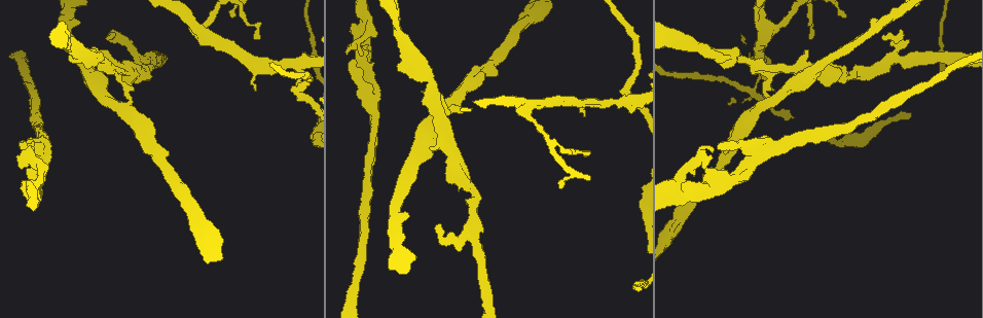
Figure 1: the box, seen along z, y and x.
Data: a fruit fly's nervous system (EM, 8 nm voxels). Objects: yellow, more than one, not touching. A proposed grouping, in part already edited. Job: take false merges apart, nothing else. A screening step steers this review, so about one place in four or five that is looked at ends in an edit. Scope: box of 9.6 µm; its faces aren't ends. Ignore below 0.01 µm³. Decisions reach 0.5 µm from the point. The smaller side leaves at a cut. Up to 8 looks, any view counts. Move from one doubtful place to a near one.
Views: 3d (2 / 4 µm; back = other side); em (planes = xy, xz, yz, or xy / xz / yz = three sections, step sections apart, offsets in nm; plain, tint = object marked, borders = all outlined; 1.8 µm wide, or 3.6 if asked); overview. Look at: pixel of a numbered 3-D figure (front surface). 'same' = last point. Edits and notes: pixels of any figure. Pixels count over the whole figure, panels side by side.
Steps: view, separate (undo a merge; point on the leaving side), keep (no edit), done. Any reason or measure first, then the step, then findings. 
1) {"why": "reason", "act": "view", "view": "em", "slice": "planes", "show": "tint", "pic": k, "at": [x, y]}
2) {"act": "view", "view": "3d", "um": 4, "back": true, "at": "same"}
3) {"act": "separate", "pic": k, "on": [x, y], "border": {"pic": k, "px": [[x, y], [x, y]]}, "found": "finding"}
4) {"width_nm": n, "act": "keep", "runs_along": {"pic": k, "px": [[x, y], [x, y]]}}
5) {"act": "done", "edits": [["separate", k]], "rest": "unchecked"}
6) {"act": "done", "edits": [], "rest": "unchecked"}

{"why": "three-way junction", "act": "view", "view": "3d", "um": 2, "pic": 1, "at": [296, 63]}

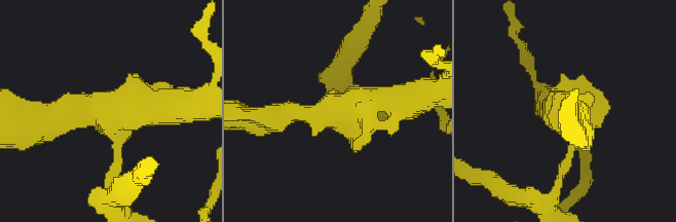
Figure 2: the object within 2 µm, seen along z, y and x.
{"arms": 3, "why": "need the tissue", "act": "view", "view": "em", "slice": "yz", "step": 8, "show": "tint", "pic": 2, "at": [340, 107]}

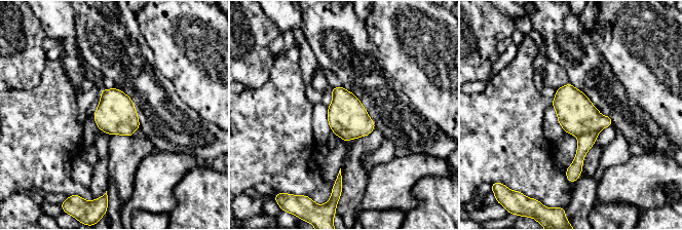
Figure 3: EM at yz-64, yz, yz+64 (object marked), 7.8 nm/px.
{"why": "another direction", "act": "view", "view": "em", "slice": "planes", "show": "tint", "at": "same"}

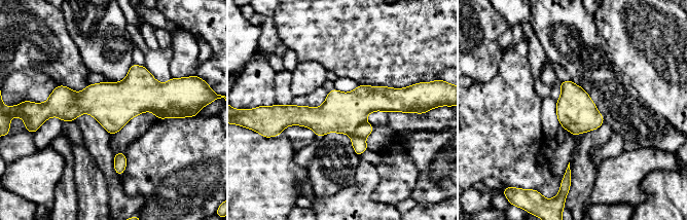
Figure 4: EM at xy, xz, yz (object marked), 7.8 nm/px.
{"width_nm": 300, "act": "separate", "pic": 4, "on": [364, 130], "found": "a second cell is stuck on"}

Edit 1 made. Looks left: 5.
{"act": "view", "view": "overview"}

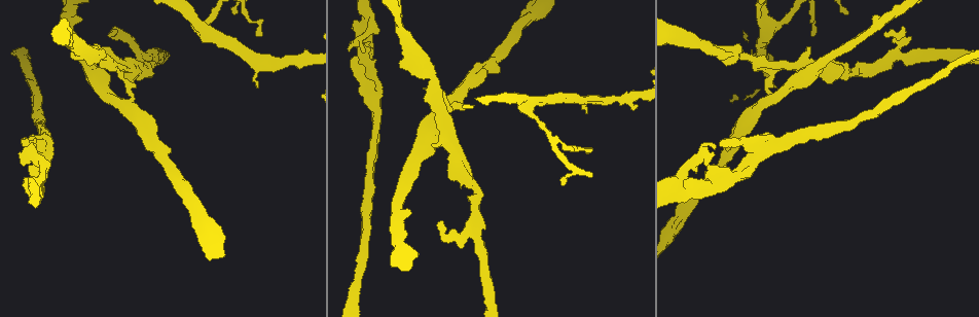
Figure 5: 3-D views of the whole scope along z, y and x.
{"why": "side arm on a straight run", "act": "view", "view": "3d", "um": 2, "pic": 5, "at": [475, 219]}

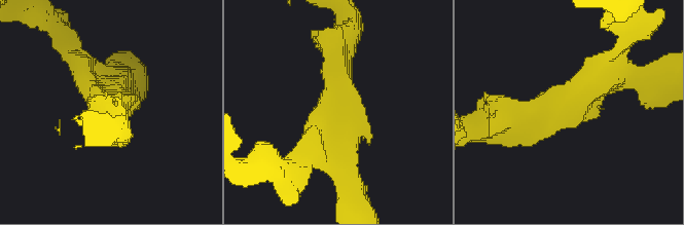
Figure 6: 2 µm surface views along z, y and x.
{"arms": 3, "why": "shape alone is not enough", "act": "view", "view": "em", "slice": "yz", "step": 8, "show": "tint", "pic": 6, "at": [570, 108]}

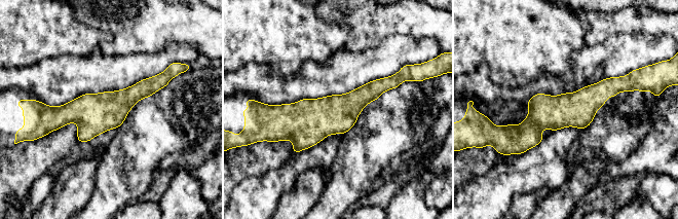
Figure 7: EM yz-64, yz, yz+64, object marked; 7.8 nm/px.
{"act": "view", "view": "em", "slice": "planes", "show": "borders", "at": "same"}

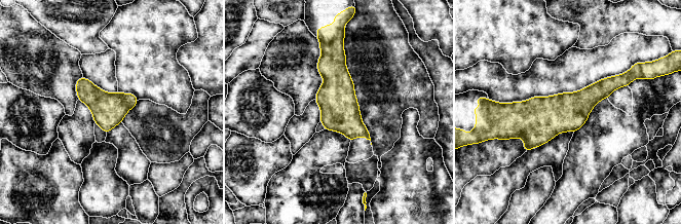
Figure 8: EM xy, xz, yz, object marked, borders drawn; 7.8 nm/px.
{"width_nm": 260, "act": "keep", "runs_along": {"pic": 8, "px": [[623, 82], [571, 110], [507, 105]]}, "found": "continuous, no second cell"}

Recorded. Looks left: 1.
{"why": "branch point", "act": "view", "view": "em", "slice": "planes", "show": "borders", "pic": 5, "at": [45, 156]}

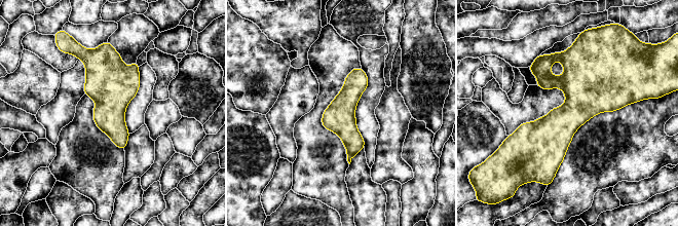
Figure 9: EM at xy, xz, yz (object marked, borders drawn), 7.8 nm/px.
{"width_nm": 240, "act": "keep", "runs_along": {"pic": 9, "px": [[359, 70], [347, 99], [349, 156]]}, "found": "all the same cell"}

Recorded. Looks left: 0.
{"act": "done", "edits": [["separate", 4]], "rest": "unchecked"}

